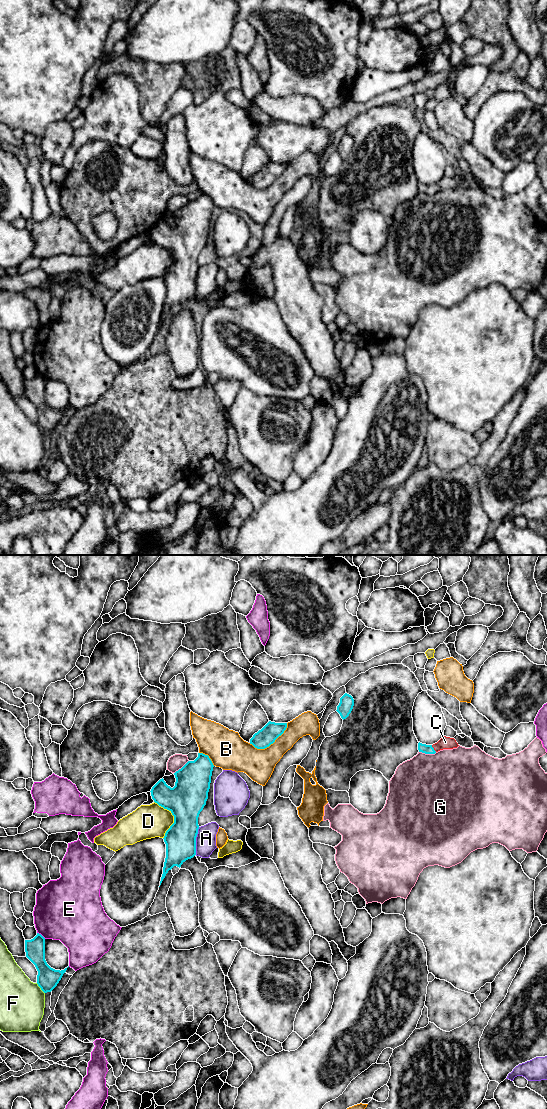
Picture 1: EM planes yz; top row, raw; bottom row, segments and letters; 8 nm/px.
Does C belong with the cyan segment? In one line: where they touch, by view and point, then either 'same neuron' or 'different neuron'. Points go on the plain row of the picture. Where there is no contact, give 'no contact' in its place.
contact yz (433, 188); same neuron

